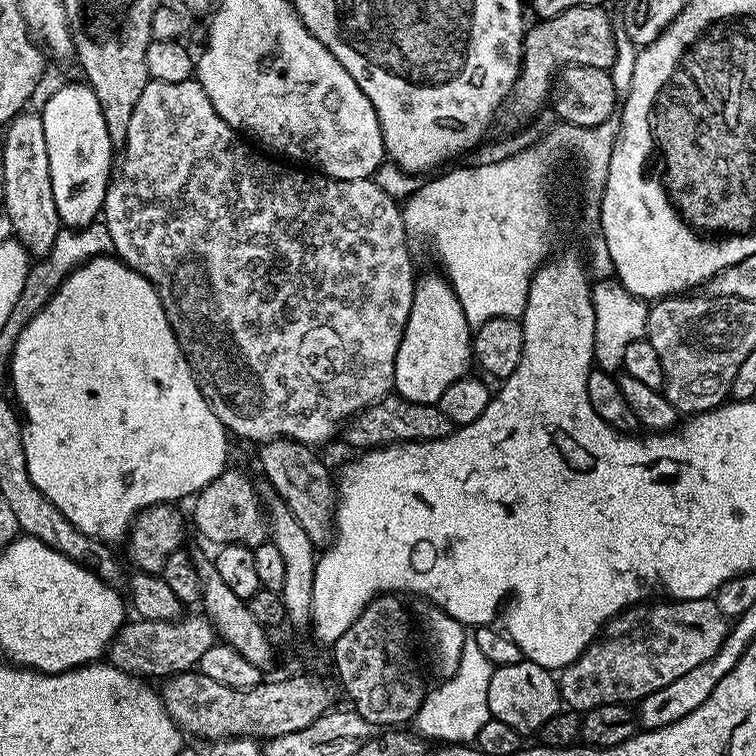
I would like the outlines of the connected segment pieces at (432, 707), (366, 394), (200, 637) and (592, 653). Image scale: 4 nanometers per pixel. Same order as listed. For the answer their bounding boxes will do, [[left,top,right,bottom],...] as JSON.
[[414,635,494,746],[102,78,417,446],[106,614,218,678],[559,598,729,714]]

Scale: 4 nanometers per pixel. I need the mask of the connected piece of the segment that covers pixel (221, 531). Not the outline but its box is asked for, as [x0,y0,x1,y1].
[190,466,269,550]

